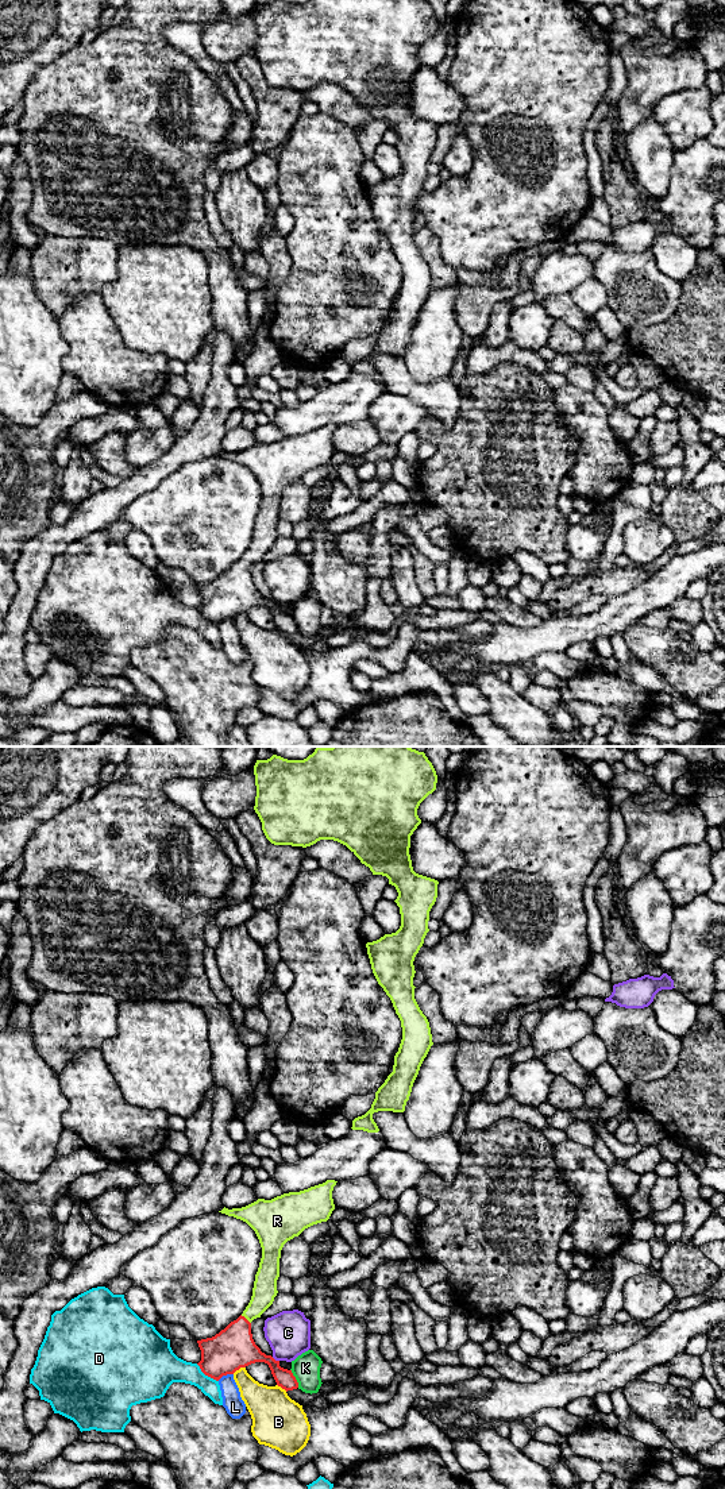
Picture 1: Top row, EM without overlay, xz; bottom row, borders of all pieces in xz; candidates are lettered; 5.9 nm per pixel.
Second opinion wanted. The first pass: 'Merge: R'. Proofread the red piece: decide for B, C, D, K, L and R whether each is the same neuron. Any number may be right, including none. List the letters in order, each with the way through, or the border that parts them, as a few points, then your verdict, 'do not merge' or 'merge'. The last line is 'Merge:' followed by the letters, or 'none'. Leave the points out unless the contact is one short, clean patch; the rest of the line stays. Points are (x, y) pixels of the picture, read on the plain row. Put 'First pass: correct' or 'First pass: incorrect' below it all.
B: do not merge
C: border xz (272, 601), (278, 605); do not merge
D: border xz (196, 608), (205, 618), (218, 625); do not merge
K: border xz (290, 613), (299, 631); do not merge
L: border xz (232, 617), (223, 618), (218, 624); do not merge
R: way xz (234, 591), (236, 579), (246, 563), (262, 543), (265, 531); merge
Merge: R
First pass: correct

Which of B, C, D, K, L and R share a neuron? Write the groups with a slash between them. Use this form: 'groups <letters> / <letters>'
groups B / C / D / K / L / R

